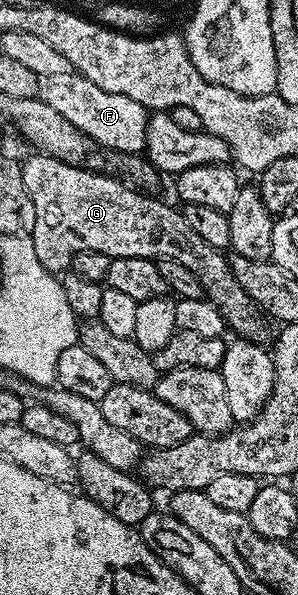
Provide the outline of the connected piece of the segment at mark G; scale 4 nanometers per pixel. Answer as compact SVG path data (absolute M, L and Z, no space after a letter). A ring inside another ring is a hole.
M32 154L28 161L26 159L23 161L22 182L34 202L36 211L34 226L30 233L34 242L34 254L38 254L38 262L42 262L42 266L46 266L48 272L63 274L69 271L74 257L86 250L98 250L98 254L106 254L113 258L141 256L155 261L177 260L182 266L186 266L186 270L194 274L194 278L198 278L203 295L211 300L214 306L218 306L225 325L231 331L233 328L237 337L257 342L267 341L268 328L264 325L266 317L246 294L246 290L238 286L238 278L234 278L228 265L228 256L221 249L210 246L210 242L198 238L198 233L186 222L179 207L171 208L170 205L155 200L152 194L145 194L129 186L115 175L101 174L99 171L67 164L58 158L43 154Z

